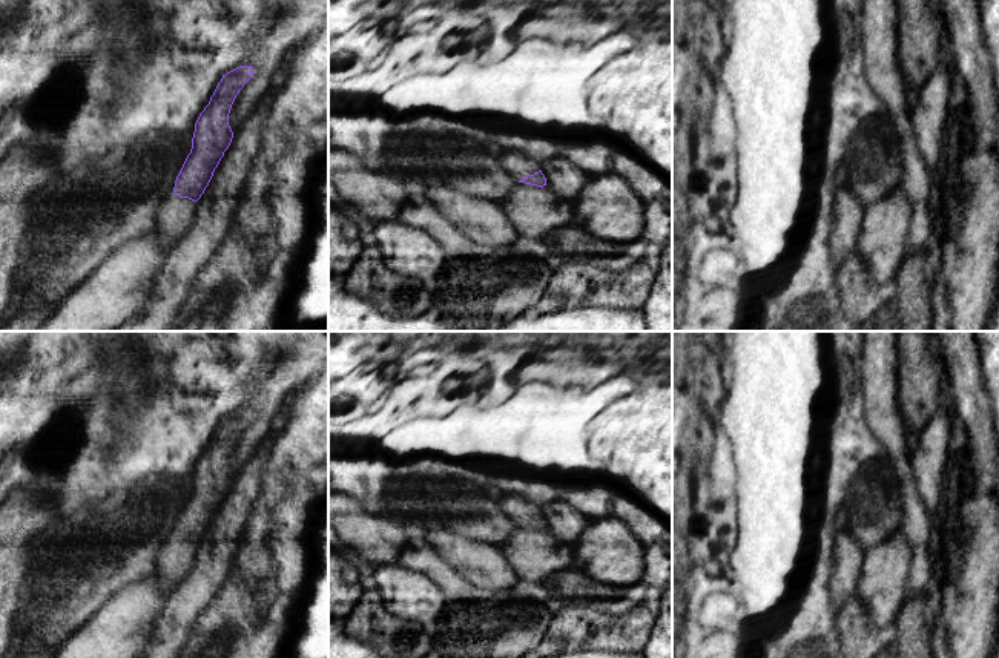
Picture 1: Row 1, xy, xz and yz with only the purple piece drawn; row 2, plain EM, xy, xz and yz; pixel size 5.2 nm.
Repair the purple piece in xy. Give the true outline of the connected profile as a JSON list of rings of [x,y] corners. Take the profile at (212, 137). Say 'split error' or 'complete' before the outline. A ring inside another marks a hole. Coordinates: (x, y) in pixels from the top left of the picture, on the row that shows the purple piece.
split error; [[[239,66],[223,75],[209,104],[195,123],[190,153],[176,176],[173,190],[160,204],[155,216],[152,233],[158,238],[166,255],[196,216],[196,201],[209,186],[233,138],[229,126],[232,104],[252,77],[252,66]]]

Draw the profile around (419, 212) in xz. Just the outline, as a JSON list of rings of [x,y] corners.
[[[420,189],[402,206],[397,221],[431,235],[445,248],[448,258],[473,256],[482,252]]]

